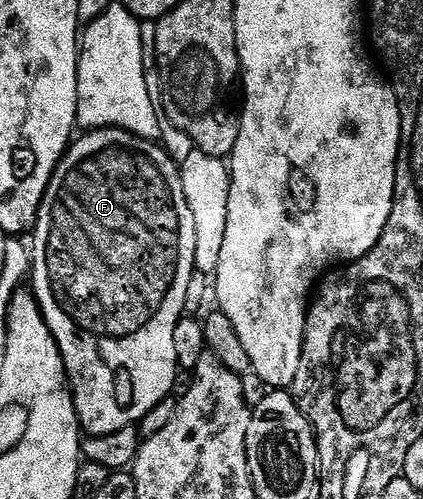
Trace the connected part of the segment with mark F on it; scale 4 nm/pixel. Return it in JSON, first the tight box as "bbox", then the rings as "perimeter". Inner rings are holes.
{"bbox":[29,127,196,435],"perimeter":[[[103,127],[100,131],[80,134],[67,148],[67,154],[63,156],[49,181],[47,192],[39,206],[39,215],[35,219],[34,235],[35,247],[33,245],[30,252],[29,287],[35,302],[39,304],[39,312],[50,335],[59,347],[59,356],[67,370],[67,382],[71,397],[75,400],[75,416],[79,419],[80,428],[87,435],[104,435],[138,424],[151,412],[153,405],[168,398],[174,389],[177,364],[176,354],[173,353],[173,329],[177,329],[179,320],[184,318],[186,289],[196,274],[193,213],[189,213],[189,205],[185,201],[180,168],[167,156],[158,142],[142,139],[128,131]]]}

